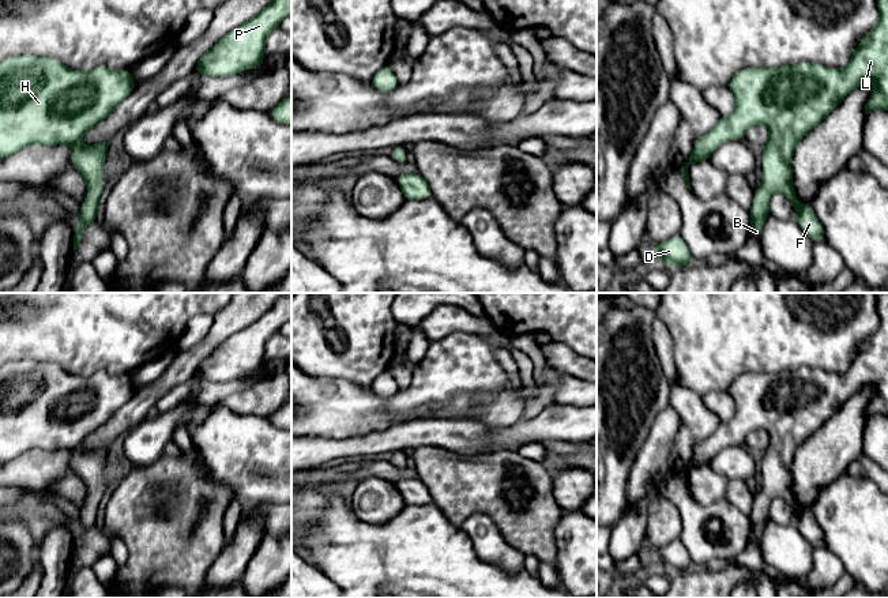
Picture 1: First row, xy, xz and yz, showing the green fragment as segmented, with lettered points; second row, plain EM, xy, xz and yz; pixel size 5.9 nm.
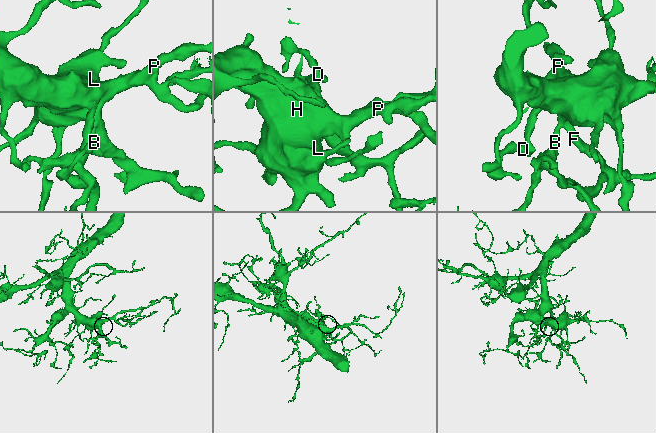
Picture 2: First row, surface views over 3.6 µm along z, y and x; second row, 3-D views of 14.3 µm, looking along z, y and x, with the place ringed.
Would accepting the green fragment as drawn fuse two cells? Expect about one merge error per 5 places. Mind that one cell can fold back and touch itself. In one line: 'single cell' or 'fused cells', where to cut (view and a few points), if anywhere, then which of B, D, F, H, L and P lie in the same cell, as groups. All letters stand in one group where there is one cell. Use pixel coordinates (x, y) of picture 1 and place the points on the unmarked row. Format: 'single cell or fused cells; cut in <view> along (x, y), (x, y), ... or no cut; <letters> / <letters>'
single cell; no cut; B D F H L P

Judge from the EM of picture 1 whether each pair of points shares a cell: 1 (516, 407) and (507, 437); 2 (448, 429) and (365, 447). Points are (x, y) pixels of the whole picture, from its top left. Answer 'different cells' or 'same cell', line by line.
1: different cells
2: same cell

